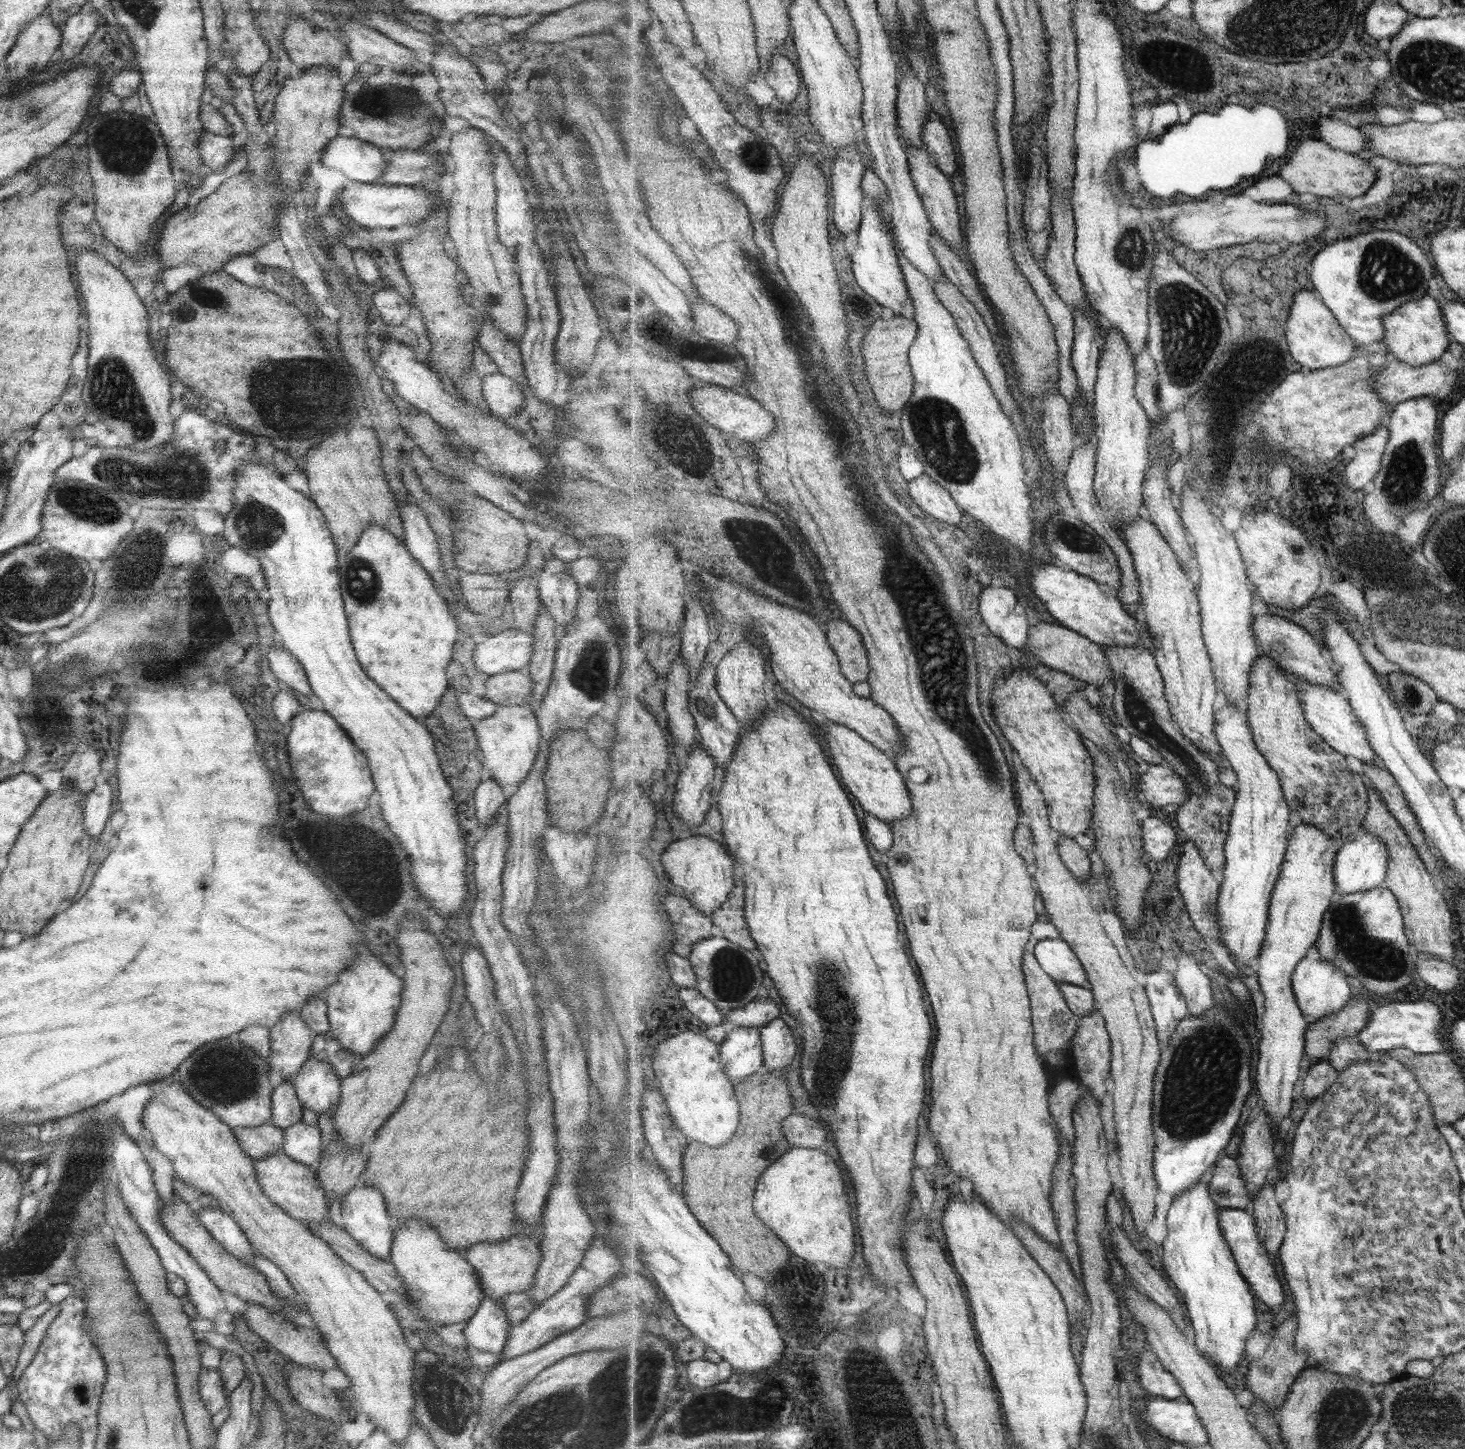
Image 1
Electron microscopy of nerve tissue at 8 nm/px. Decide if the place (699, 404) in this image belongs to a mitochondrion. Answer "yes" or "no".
no

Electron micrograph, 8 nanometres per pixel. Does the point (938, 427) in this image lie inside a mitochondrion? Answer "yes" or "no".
yes

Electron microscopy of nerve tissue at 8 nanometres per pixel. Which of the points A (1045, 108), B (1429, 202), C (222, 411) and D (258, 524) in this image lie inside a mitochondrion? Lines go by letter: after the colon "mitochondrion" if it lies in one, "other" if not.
A: other
B: other
C: other
D: mitochondrion

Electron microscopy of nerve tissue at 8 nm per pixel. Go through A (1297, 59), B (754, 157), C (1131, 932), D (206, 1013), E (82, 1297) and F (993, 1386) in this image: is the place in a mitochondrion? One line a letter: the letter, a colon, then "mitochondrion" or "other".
A: other
B: mitochondrion
C: other
D: other
E: other
F: other

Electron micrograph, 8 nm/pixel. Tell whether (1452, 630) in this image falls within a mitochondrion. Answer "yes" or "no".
yes

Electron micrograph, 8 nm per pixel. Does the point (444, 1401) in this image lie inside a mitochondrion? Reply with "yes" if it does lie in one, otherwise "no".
yes

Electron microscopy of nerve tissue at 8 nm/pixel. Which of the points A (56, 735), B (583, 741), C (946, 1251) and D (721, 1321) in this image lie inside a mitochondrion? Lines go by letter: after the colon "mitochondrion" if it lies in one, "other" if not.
A: other
B: other
C: other
D: other

